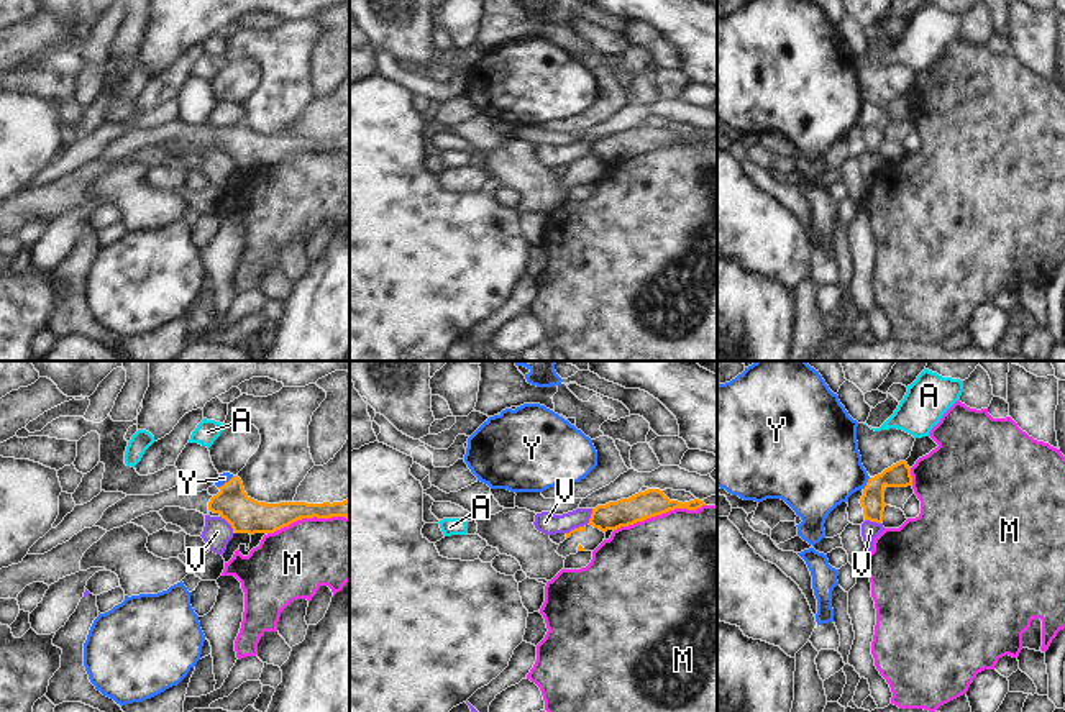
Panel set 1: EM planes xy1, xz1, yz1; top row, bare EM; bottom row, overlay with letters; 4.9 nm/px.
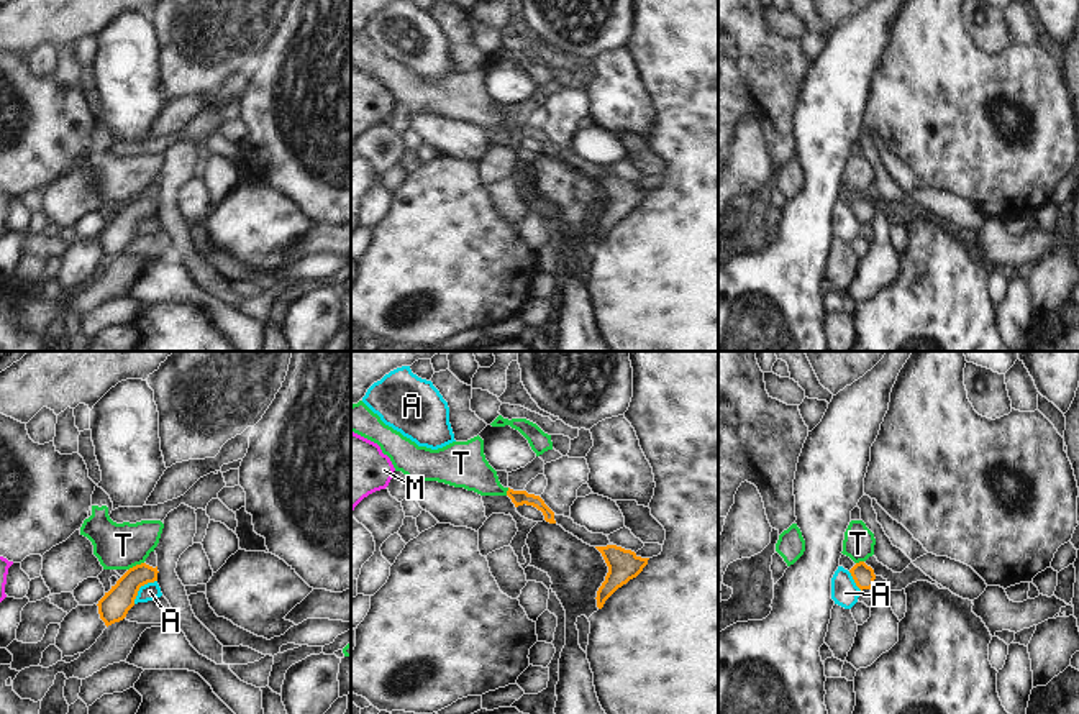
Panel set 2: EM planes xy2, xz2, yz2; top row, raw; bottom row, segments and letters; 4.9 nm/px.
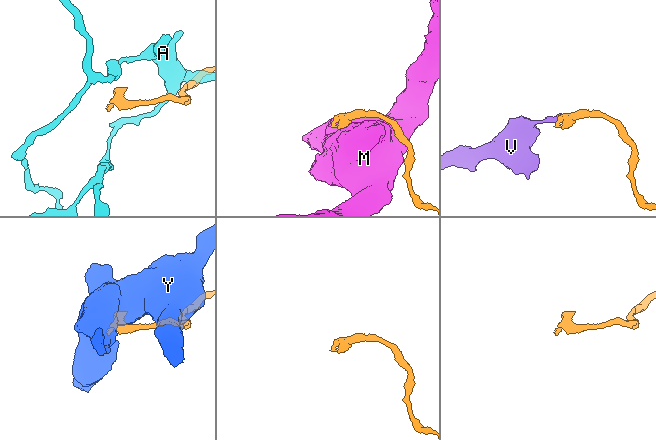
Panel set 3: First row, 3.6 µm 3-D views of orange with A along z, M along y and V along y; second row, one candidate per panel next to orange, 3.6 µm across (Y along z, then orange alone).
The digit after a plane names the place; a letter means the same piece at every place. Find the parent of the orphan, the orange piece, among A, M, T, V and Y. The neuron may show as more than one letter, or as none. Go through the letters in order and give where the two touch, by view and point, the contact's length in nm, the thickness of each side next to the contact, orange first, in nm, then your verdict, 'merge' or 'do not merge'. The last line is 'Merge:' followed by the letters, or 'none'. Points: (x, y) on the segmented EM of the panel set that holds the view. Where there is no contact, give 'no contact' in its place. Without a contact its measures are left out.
A: meets orange in xy2 at (140, 586); contact 170 nm long; 150 nm thick on the orange side, 90 nm on the other; do not merge
M: meets orange in xz1 at (658, 514); contact 460 nm long; 140 nm thick on the orange side, 500 nm on the other; do not merge
T: meets orange in xy2 at (136, 565); contact 90 nm long; 150 nm thick on the orange side, 220 nm on the other; do not merge
V: meets orange in xy1 at (228, 522); contact 100 nm long; 180 nm thick on the orange side, 140 nm on the other; do not merge
Y: meets orange in yz1 at (867, 484); contact 70 nm long; 120 nm thick on the orange side, 420 nm on the other; do not merge
Merge: none

